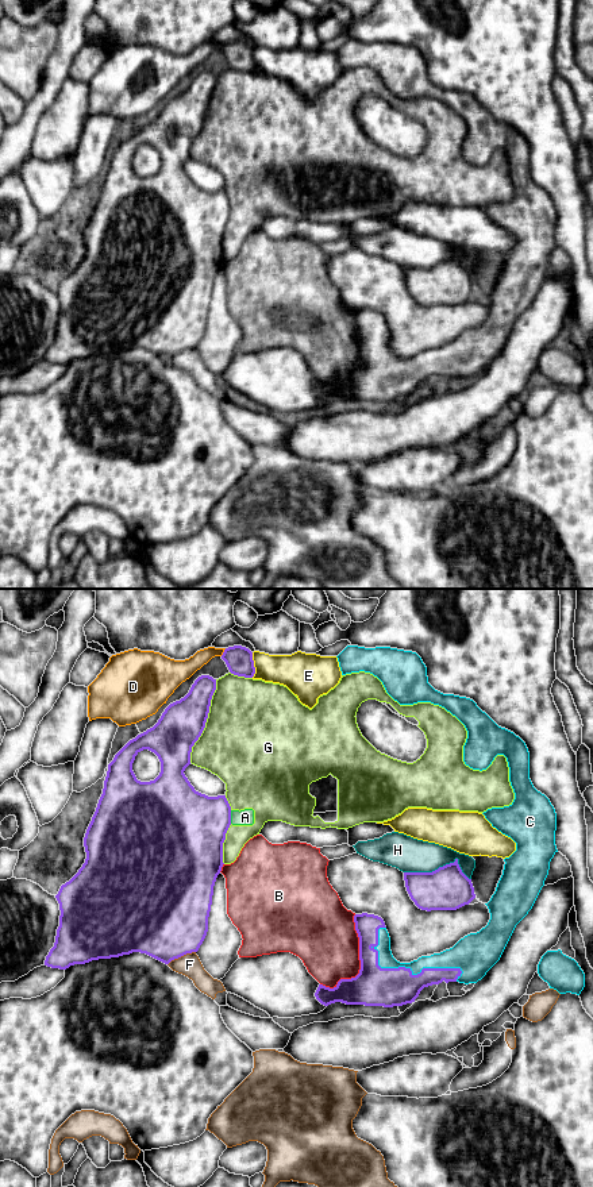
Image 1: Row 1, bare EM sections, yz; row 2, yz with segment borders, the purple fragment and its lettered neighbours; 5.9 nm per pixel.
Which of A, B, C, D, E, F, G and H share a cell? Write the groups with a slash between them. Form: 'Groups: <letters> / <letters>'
Groups: A G / B / C / D / E / F / H

